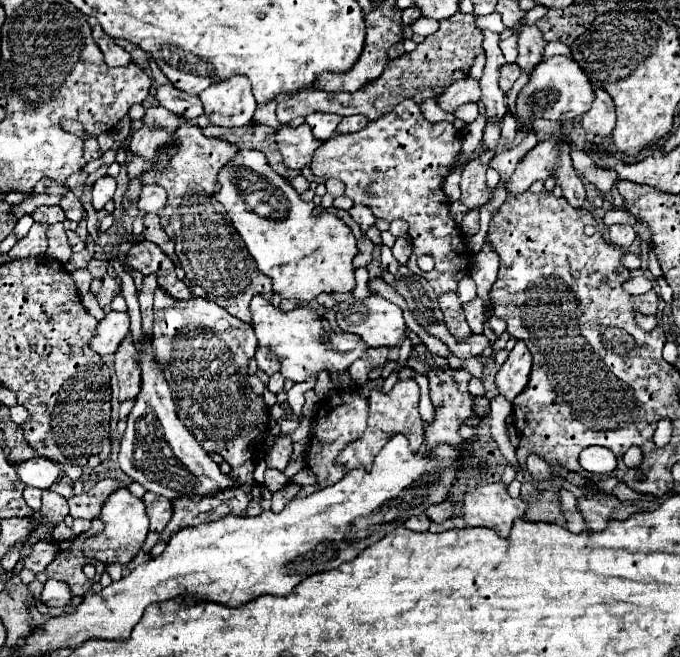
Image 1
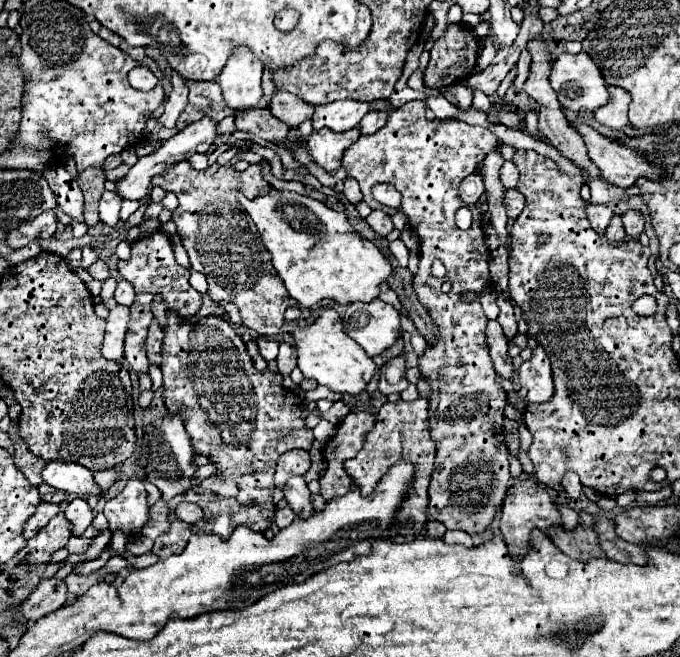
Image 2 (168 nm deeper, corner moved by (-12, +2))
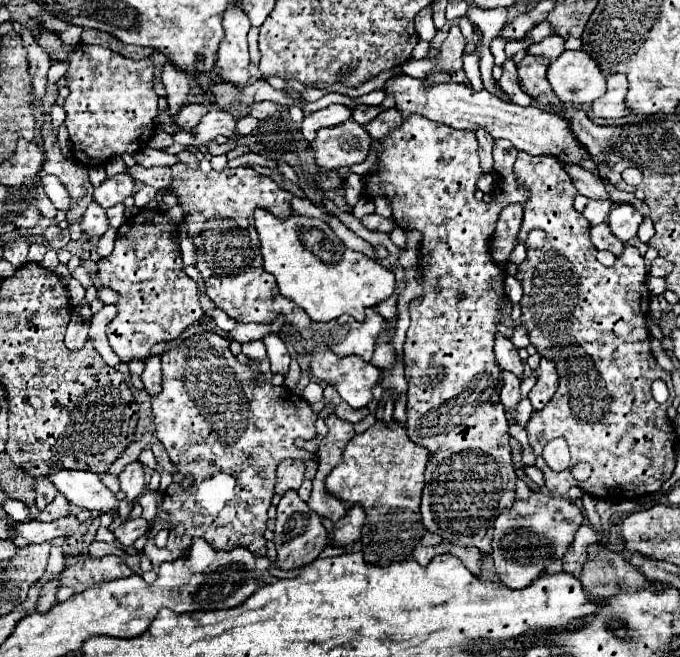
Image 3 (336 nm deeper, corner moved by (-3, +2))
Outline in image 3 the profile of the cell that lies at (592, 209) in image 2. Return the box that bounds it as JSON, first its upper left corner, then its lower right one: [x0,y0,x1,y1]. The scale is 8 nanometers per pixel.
[591,223,625,257]

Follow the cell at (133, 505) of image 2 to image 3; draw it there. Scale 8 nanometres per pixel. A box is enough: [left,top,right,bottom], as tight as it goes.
[119,461,145,501]

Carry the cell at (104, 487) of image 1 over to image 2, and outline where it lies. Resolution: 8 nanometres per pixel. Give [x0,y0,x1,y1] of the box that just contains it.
[66,497,92,535]

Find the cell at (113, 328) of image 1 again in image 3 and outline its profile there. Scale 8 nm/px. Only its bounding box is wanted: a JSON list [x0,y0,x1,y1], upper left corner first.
[89,305,121,367]

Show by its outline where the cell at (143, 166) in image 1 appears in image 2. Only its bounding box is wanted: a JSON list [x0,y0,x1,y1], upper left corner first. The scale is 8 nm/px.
[116,117,216,201]

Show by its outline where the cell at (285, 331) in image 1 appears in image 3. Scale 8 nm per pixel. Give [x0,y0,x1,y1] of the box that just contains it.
[311,345,381,409]

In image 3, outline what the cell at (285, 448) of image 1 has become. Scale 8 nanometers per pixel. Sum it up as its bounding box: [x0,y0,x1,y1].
[275,459,305,495]

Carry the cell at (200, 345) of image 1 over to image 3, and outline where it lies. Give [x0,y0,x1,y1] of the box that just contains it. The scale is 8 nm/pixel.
[143,333,319,567]

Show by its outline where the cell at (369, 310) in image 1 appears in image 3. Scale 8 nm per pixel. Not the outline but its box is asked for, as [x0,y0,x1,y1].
[325,309,385,361]

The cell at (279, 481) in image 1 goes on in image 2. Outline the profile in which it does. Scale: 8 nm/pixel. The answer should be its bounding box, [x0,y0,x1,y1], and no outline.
[282,475,314,517]

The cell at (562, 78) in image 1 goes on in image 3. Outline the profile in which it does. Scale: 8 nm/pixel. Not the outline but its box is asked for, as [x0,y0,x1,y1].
[547,51,605,105]

